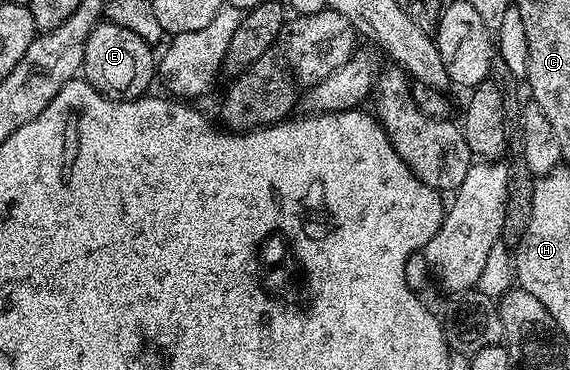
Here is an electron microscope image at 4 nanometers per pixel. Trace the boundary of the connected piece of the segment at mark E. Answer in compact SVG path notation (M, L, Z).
M104 20L97 23L97 26L92 32L87 36L85 41L85 64L83 67L83 78L84 81L91 83L101 94L106 96L112 96L117 100L136 100L146 93L145 90L148 88L152 82L155 82L155 50L153 54L154 47L150 43L143 40L143 36L135 36L135 32L127 32L127 28L119 28L119 24L111 24Z

